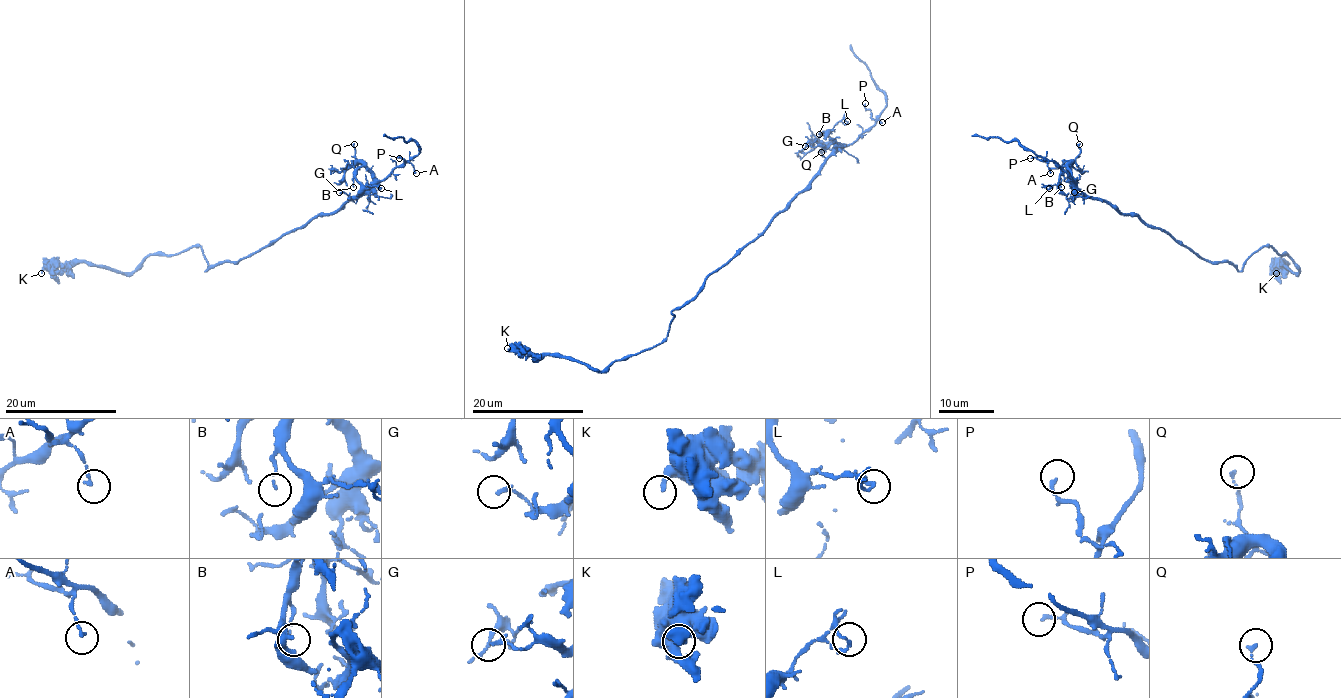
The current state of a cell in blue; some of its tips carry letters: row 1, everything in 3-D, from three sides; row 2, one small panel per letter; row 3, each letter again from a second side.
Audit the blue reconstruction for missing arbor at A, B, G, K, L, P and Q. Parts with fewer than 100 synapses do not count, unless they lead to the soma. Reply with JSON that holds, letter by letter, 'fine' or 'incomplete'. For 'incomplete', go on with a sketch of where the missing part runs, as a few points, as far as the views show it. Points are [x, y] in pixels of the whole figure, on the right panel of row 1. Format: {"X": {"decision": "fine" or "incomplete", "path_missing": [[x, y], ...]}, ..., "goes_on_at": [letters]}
{"A": {"decision": "fine"}, "B": {"decision": "fine"}, "G": {"decision": "fine"}, "K": {"decision": "fine"}, "L": {"decision": "fine"}, "P": {"decision": "fine"}, "Q": {"decision": "fine"}, "goes_on_at": []}

